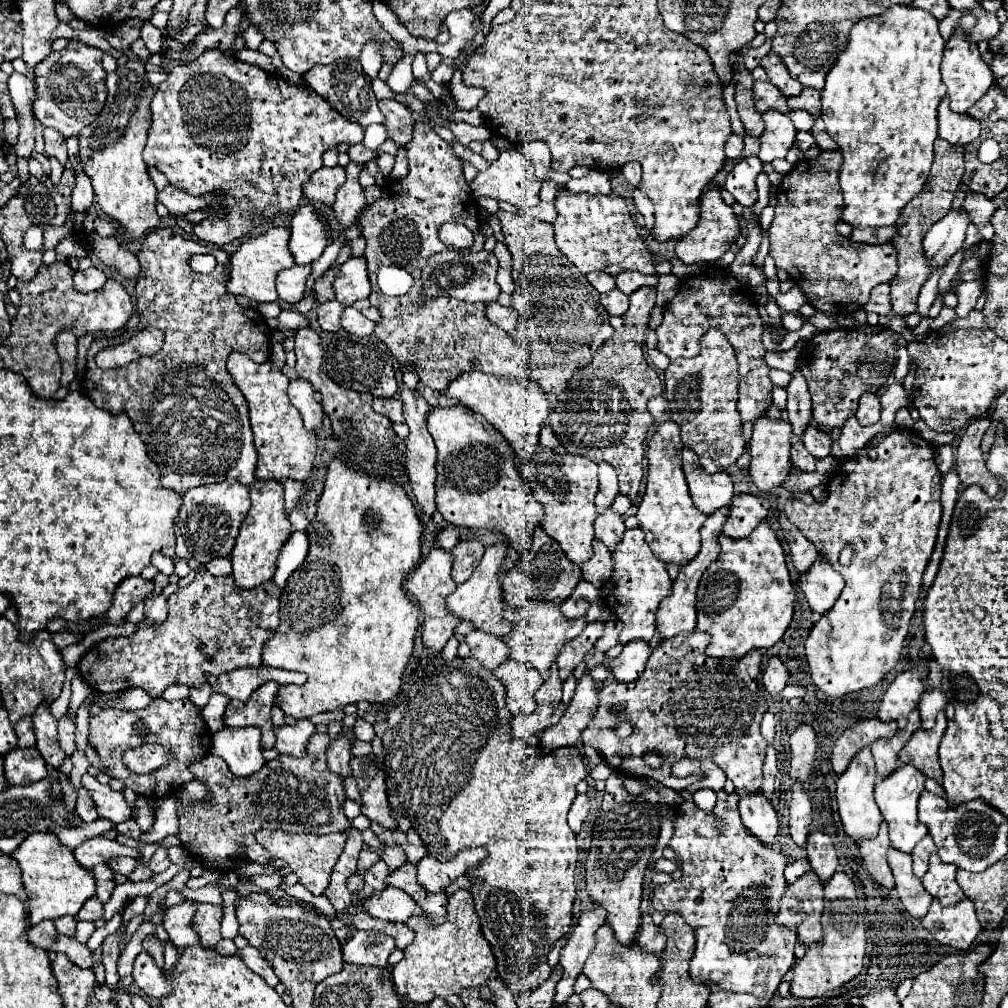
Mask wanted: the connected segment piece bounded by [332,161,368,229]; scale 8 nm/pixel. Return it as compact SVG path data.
M354 161L346 167L348 179L346 179L346 183L338 189L336 201L334 201L334 205L332 205L334 215L336 215L336 219L338 219L338 223L340 223L342 229L348 229L348 227L356 225L358 215L360 215L362 209L368 205L368 203L366 203L366 197L364 197L364 189L362 189L360 183L358 183L360 171L362 171L362 167L360 167L358 163L354 163Z

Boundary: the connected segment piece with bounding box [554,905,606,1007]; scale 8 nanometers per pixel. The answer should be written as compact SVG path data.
M594 905L594 909L584 911L580 915L578 925L574 927L568 943L560 951L558 969L562 971L562 977L556 985L554 1007L564 1005L568 997L574 993L574 981L582 973L582 965L596 947L596 929L604 923L604 919L606 919L606 911L598 905Z

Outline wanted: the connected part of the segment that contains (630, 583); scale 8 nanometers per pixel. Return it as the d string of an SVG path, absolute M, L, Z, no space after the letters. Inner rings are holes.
M628 529L624 533L624 539L620 541L618 551L612 553L612 561L614 561L614 571L610 581L602 587L600 599L622 621L618 643L626 645L628 641L634 641L634 639L648 643L656 631L654 617L658 611L658 603L672 593L672 581L666 573L666 563L656 559L654 553L648 549L642 529Z

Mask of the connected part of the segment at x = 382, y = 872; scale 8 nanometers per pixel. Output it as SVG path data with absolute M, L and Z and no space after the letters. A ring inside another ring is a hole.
M378 861L376 865L372 865L364 877L362 877L362 883L364 883L364 889L384 889L386 887L386 877L388 877L390 869L384 861Z

